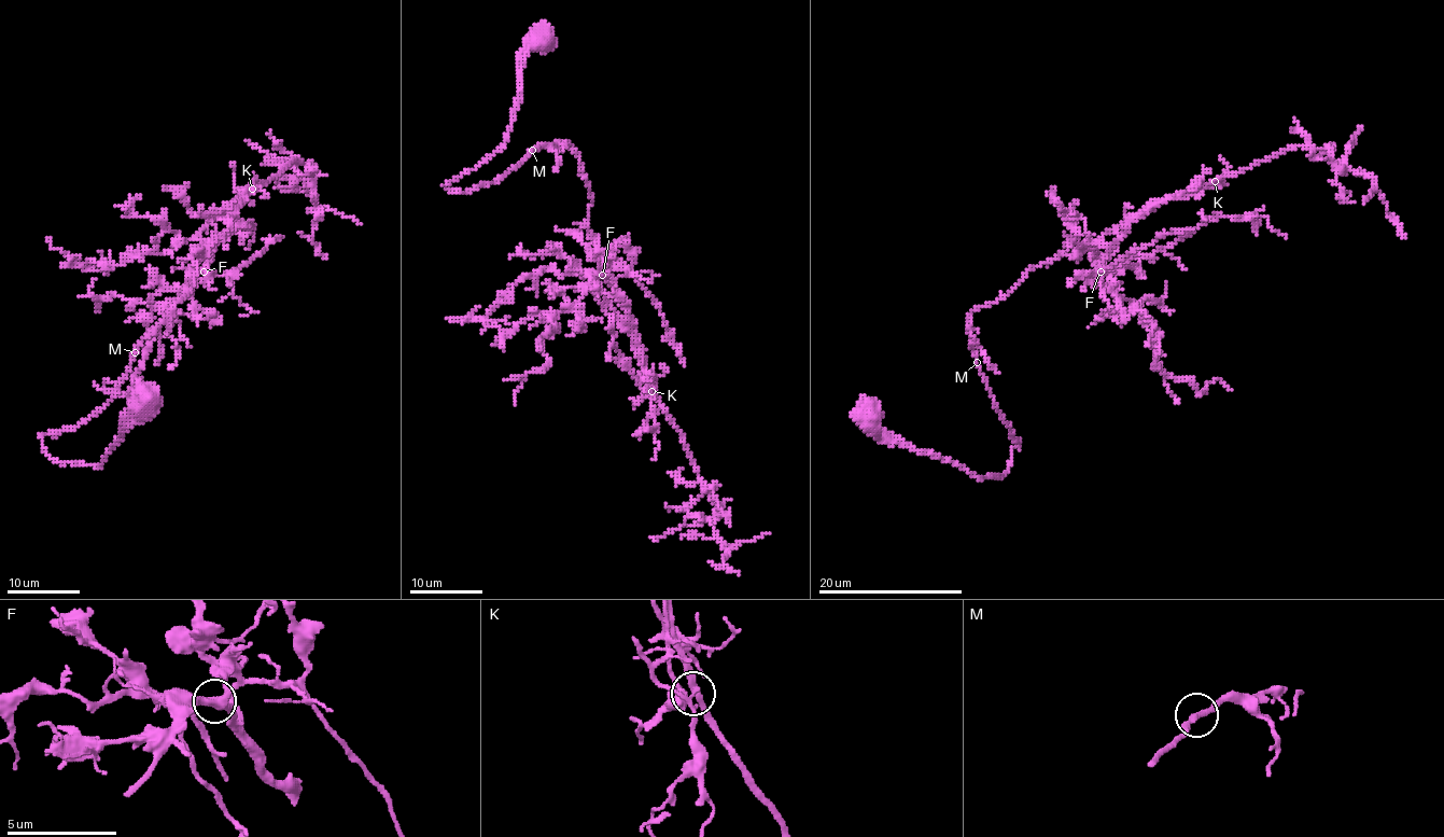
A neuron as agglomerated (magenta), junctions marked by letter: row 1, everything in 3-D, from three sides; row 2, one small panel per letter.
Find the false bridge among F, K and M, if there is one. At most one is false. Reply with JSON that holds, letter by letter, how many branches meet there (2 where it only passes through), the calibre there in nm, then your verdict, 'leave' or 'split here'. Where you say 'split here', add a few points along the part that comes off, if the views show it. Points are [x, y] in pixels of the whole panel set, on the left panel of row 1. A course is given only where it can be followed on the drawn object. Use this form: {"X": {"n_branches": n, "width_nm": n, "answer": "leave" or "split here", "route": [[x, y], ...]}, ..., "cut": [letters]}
{"F": {"n_branches": 3, "width_nm": 320, "answer": "leave"}, "K": {"n_branches": 2, "width_nm": 280, "answer": "leave"}, "M": {"n_branches": 2, "width_nm": 220, "answer": "leave"}, "cut": []}

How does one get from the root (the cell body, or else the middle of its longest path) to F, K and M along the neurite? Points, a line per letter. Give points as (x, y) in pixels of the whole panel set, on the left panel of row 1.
F: (148, 402), (97, 465), (43, 447), (44, 433), (78, 428), (116, 392), (207, 241), (204, 271)
K: (148, 402), (97, 465), (43, 447), (116, 392), (252, 189)
M: (148, 402), (97, 465), (60, 463), (43, 447), (44, 433), (78, 428), (116, 392), (136, 351)

